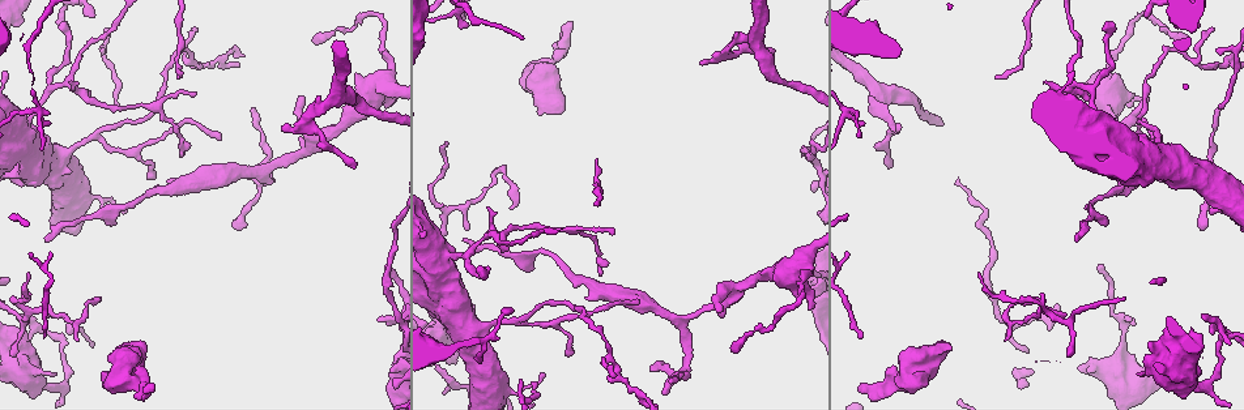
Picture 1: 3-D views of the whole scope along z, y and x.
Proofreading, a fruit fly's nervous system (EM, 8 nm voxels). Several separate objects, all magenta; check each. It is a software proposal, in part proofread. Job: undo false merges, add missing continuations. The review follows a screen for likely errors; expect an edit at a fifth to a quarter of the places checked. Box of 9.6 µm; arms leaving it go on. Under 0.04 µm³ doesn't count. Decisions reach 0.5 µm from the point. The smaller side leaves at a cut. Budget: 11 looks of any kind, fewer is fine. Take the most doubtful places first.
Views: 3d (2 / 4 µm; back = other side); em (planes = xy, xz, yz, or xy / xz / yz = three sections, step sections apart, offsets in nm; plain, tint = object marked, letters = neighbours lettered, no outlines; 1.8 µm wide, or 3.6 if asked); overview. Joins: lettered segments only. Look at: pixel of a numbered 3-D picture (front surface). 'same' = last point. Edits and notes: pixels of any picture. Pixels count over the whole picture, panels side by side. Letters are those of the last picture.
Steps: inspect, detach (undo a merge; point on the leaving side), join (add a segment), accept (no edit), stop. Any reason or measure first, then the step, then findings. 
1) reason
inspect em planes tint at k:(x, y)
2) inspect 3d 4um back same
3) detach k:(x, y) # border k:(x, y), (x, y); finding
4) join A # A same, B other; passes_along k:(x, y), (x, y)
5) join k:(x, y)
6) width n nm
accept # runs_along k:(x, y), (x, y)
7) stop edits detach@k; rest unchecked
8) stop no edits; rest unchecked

an open end
inspect 3d 2um at 1:(299, 96)

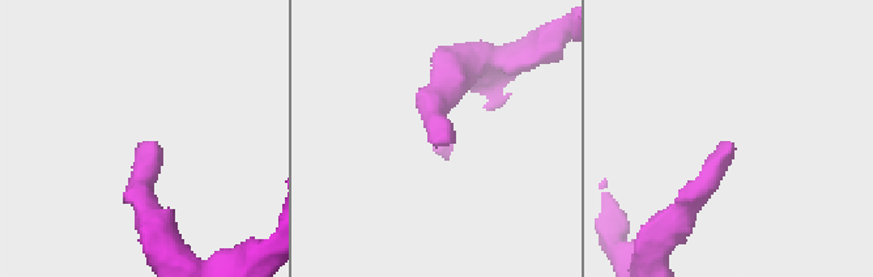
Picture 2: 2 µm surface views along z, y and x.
now the EM
inspect em planes letters at 2:(145, 144)

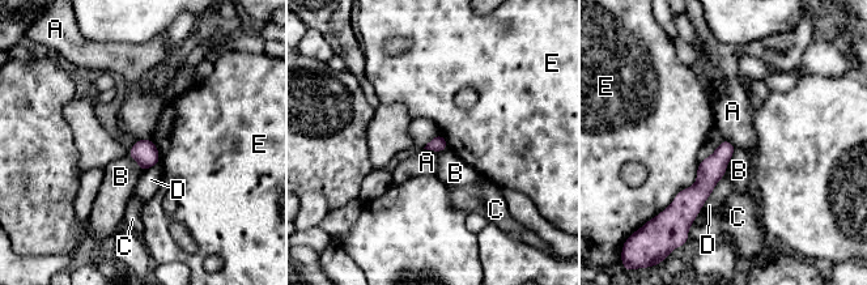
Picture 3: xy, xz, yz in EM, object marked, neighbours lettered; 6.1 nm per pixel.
accept # A other, B other, C other, D other, E other; border 3:(424, 148), (440, 152); none of them fits

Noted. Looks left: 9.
branch stops here
inspect em planes letters at 1:(538, 113)

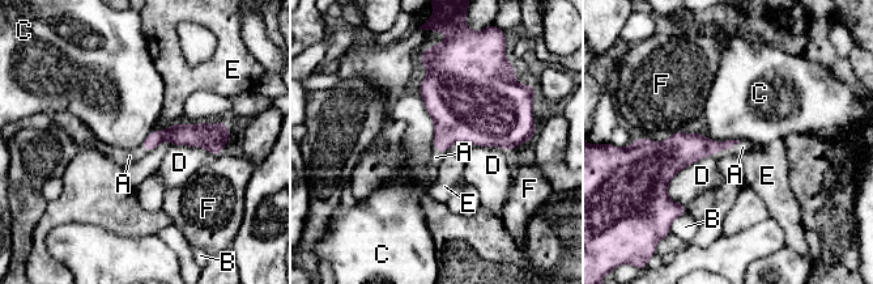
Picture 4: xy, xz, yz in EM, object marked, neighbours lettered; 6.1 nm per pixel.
join A # A same, B other, C other, D other, E other, F other; passes_along 4:(460, 115), (438, 149), (435, 157); the neuron continues

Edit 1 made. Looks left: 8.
see it whole again
inspect overview

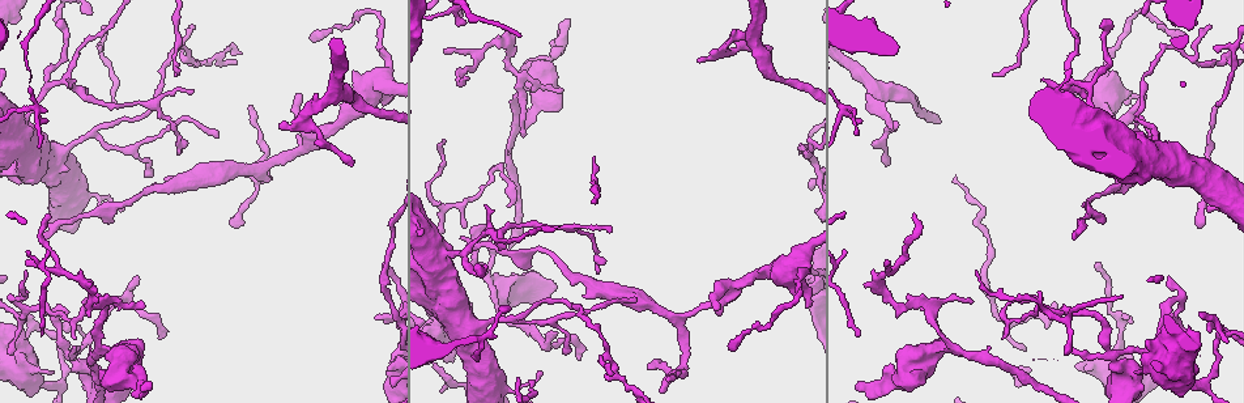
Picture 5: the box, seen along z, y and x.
tapers out
inspect 3d 4um at 5:(158, 338)

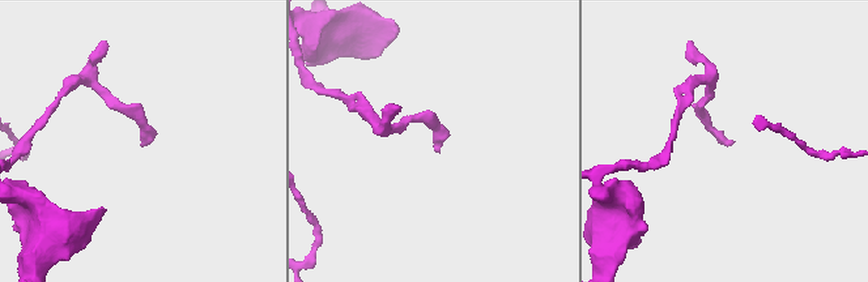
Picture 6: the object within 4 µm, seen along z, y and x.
inspect em planes tint at 6:(729, 145)

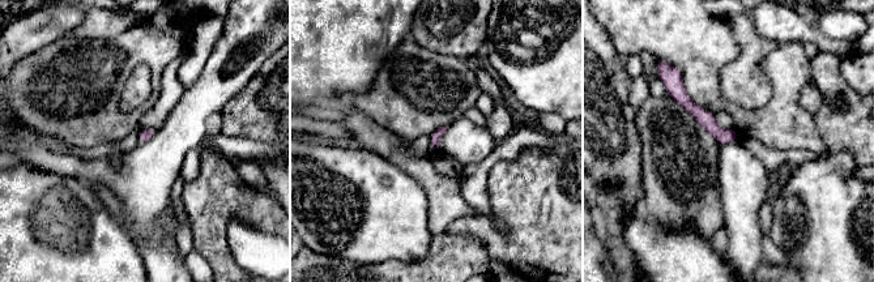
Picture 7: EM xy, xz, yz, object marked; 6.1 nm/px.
inspect em planes letters same

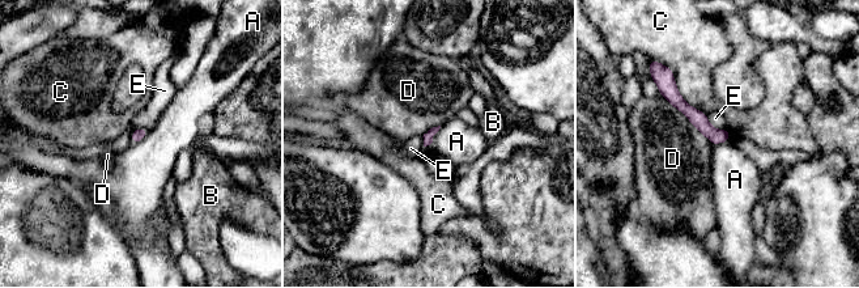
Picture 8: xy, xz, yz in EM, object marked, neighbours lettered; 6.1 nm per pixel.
accept # A other, B other, C other, D other, E other; no lettered segment goes on from it

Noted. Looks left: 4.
an open end
inspect em xz step 4 letters at 5:(856, 383)

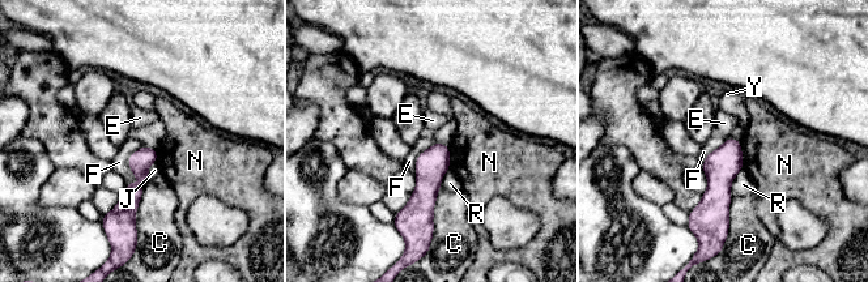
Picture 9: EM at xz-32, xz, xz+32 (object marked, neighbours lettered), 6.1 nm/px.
accept # C other, E other, F other, J other, N other, R other, Y other; border 9:(141, 145), (128, 167), (148, 184); none of them fits

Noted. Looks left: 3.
free end
inspect em xy step 16 letters at 6:(20, 183)

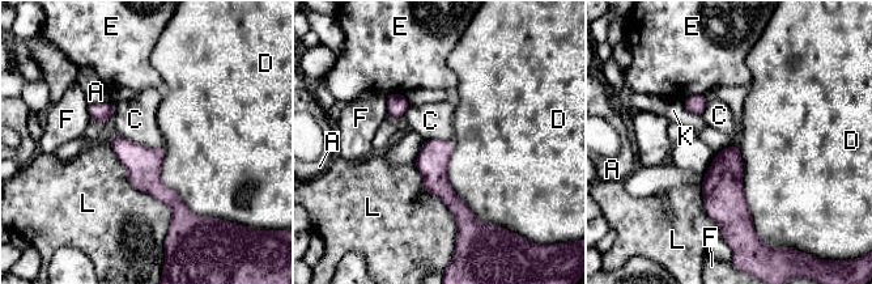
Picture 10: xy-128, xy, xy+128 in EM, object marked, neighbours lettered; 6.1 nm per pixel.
accept # A other, C other, D other, E other, F other, K other, L other; border 10:(111, 132), (147, 147), (164, 148); none of them fits

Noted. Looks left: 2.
stop edits join@4; rest unchecked

